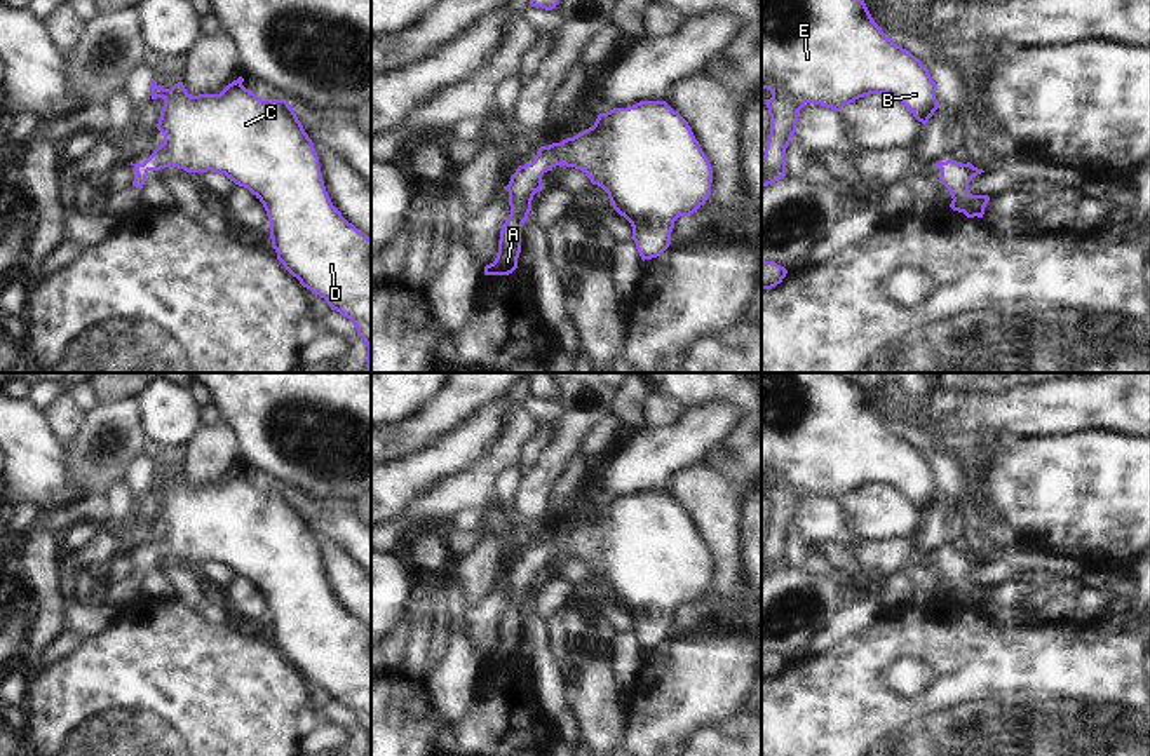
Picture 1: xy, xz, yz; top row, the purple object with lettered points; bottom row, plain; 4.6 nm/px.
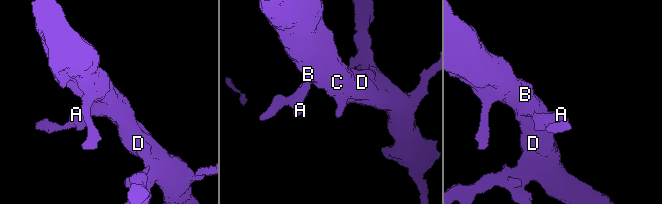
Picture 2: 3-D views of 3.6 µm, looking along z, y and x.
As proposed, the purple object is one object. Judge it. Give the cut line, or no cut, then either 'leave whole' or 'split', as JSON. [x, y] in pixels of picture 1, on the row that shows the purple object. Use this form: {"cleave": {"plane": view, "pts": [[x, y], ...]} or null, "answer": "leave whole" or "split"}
{"cleave": null, "answer": "leave whole"}

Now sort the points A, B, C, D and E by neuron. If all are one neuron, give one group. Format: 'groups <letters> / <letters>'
groups A B C D E

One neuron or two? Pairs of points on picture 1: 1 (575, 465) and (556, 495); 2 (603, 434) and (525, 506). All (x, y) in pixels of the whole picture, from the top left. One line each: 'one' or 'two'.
1: one
2: two

